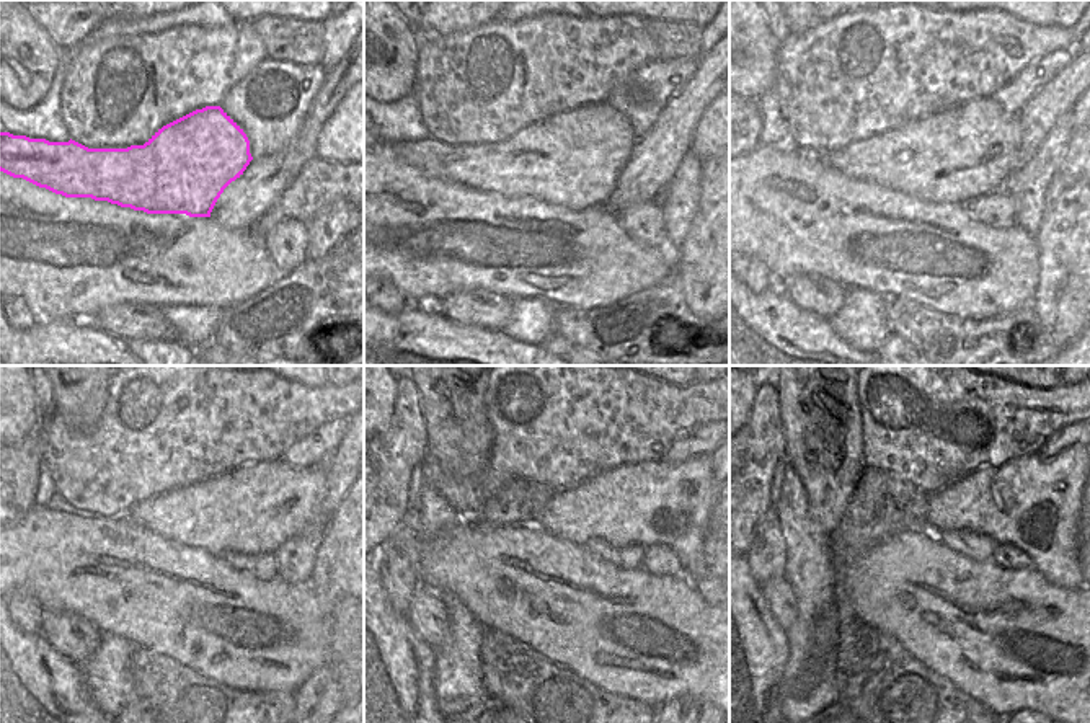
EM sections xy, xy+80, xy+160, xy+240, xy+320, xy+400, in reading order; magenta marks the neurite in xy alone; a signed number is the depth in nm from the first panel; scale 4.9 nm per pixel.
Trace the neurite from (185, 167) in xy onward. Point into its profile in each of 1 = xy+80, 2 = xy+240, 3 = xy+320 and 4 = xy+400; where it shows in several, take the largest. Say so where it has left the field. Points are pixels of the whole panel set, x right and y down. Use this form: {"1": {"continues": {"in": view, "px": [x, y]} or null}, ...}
{"1": {"continues": {"in": "xy+80", "px": [573, 160]}}, "2": {"continues": {"in": "xy+240", "px": [253, 510]}}, "3": {"continues": {"in": "xy+320", "px": [646, 503]}}, "4": {"continues": {"in": "xy+400", "px": [1033, 503]}}}

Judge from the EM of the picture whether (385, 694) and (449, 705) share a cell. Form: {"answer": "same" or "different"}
{"answer": "different"}

